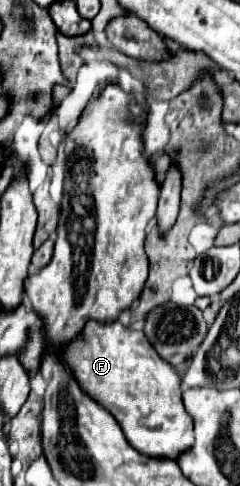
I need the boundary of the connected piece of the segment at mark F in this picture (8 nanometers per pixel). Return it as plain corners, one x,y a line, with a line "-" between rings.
87,322
83,334
75,340
75,344
71,342
65,350
67,352
61,352
63,360
67,360
67,364
71,366
81,388
115,416
115,420
123,428
125,438
135,450
151,458
177,460
183,452
187,452
193,446
193,420
185,412
185,406
181,400
181,378
175,372
175,368
167,364
155,352
155,348
151,348
143,332
125,328
119,322
109,322
109,324

